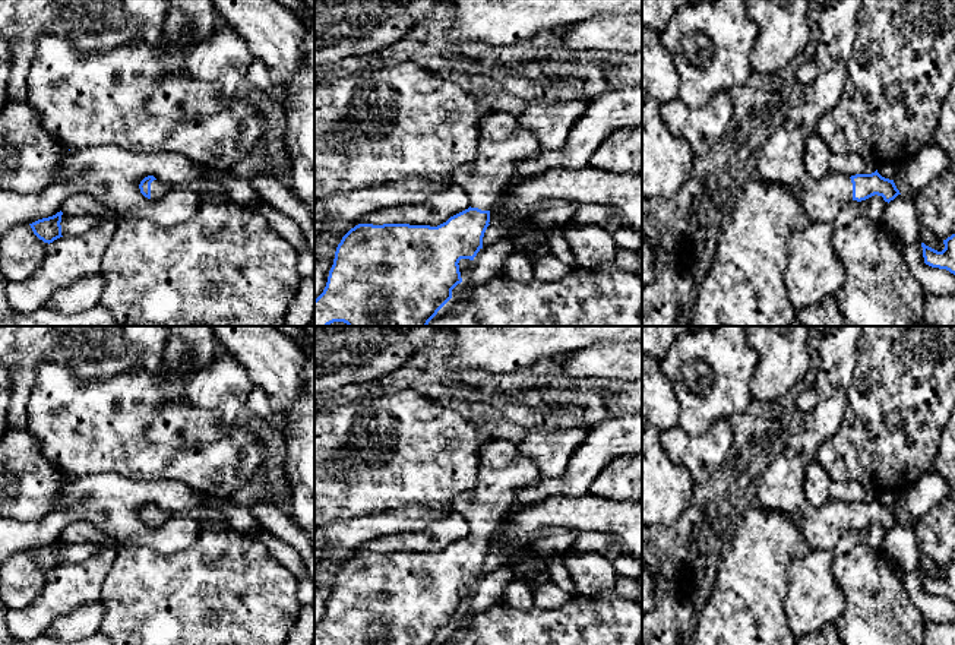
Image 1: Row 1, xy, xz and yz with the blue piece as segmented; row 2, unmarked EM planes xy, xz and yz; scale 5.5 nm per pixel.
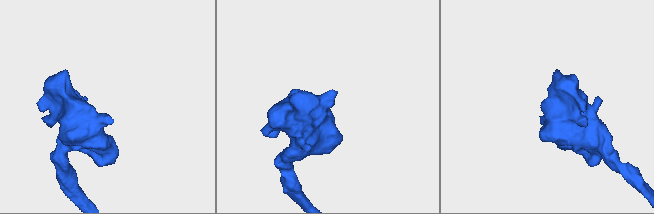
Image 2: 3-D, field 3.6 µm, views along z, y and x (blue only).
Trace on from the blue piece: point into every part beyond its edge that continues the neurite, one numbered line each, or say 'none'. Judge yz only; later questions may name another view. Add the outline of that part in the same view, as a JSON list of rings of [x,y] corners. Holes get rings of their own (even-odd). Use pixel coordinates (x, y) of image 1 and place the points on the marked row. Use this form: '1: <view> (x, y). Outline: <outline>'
1: yz (781, 160). Outline: [[[828,0],[820,16],[820,39],[813,61],[818,66],[816,79],[804,86],[800,101],[791,105],[785,121],[763,143],[758,156],[756,171],[766,183],[781,183],[791,187],[813,221],[834,222],[841,206],[853,200],[853,183],[845,174],[829,171],[822,178],[812,178],[804,170],[804,145],[815,132],[819,118],[831,111],[839,101],[847,80],[847,64],[853,41],[857,34],[857,15],[863,0]]]

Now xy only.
1: xy (158, 189). Outline: [[[154,180],[151,183],[151,200],[159,200],[162,199],[167,192],[170,190],[170,187],[167,184],[164,184],[161,180]]]

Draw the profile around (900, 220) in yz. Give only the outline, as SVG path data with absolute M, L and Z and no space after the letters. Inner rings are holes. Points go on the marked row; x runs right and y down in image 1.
M898 195L891 200L879 225L898 243L901 250L920 240L920 218L913 195Z

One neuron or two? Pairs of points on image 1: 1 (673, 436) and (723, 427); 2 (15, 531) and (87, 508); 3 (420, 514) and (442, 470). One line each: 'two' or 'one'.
1: one
2: one
3: two

